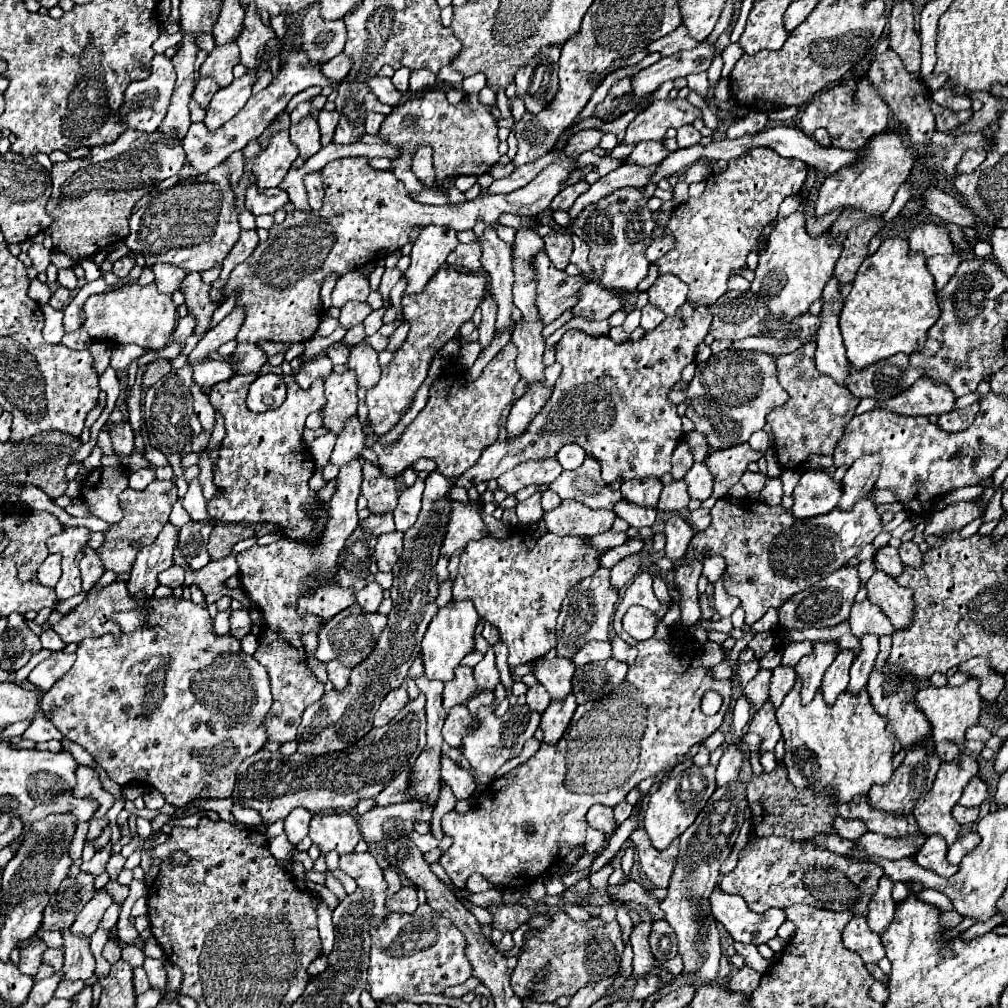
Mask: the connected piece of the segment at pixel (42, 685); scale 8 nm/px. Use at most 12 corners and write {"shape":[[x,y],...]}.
{"shape":[[51,654],[29,674],[47,692],[75,662],[75,654]]}

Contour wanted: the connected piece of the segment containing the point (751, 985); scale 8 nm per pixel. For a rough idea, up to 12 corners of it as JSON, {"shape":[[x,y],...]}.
{"shape":[[749,966],[735,972],[727,984],[733,992],[751,994],[759,972]]}

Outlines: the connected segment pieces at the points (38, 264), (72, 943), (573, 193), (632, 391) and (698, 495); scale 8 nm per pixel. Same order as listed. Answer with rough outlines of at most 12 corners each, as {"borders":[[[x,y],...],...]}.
{"borders":[[[33,244],[27,254],[37,272],[49,266],[49,250]],[[61,930],[65,964],[63,980],[93,976],[95,958],[89,938]],[[587,182],[561,190],[553,198],[551,210],[565,210],[573,206],[575,198],[589,190]],[[685,302],[639,342],[569,330],[551,398],[471,488],[579,444],[603,482],[671,470],[669,402],[711,326]],[[695,462],[685,474],[691,500],[707,500],[713,474]]]}

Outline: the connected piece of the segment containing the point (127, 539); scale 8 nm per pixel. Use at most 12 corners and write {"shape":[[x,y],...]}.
{"shape":[[171,480],[119,494],[123,520],[97,550],[105,568],[129,572],[177,502]]}

